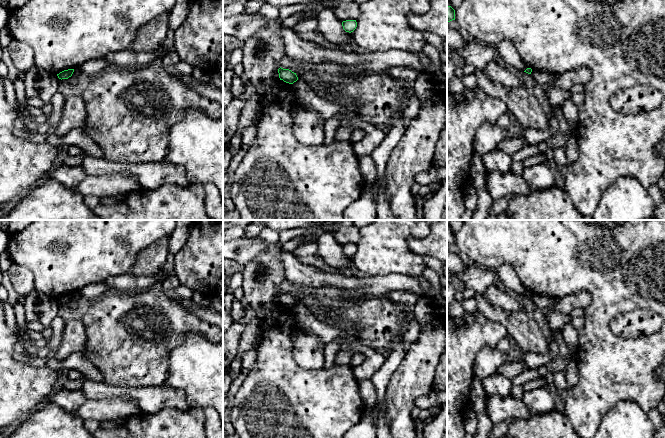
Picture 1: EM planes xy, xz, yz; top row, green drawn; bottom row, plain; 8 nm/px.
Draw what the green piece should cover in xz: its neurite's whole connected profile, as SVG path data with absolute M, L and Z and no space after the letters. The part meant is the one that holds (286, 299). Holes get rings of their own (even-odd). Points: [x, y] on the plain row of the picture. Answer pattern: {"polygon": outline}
{"polygon": "M280 291L278 293L278 297L280 304L283 304L286 307L293 308L298 304L296 297L292 296L289 293L283 293Z"}

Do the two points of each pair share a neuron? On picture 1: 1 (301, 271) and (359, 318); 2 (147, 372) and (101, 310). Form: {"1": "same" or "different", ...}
{"1": "different", "2": "same"}

